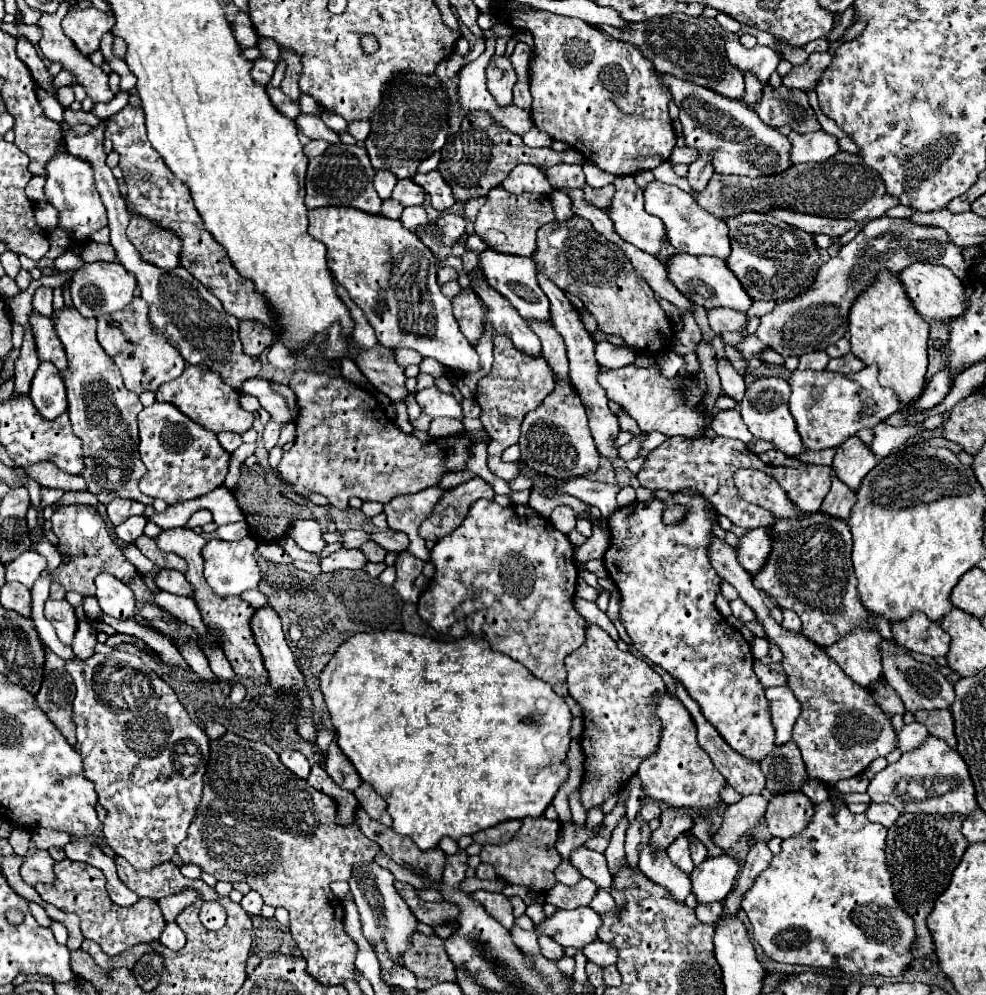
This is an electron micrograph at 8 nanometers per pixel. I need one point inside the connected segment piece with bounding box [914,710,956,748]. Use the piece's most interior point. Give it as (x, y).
(940, 723)

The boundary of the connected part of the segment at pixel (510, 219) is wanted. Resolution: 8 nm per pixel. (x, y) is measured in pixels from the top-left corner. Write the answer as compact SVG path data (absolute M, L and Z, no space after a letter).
M496 186L488 192L486 204L476 216L474 230L476 234L496 252L516 254L516 256L532 256L536 250L536 232L540 226L556 220L554 208L548 196L524 192L524 194L510 194L502 186Z

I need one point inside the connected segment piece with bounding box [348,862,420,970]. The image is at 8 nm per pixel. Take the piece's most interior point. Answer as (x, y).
(388, 924)

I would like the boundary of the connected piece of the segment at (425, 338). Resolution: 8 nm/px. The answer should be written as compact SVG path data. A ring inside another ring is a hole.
M324 206L308 210L308 232L326 244L328 266L340 286L344 286L356 306L362 308L370 326L376 330L376 338L386 348L412 348L422 356L438 360L442 366L460 368L462 372L476 372L480 368L478 354L468 338L460 332L456 318L452 316L450 300L440 292L436 280L436 258L418 240L418 236L406 230L400 220L386 218L382 214L368 214L364 210L346 206Z

